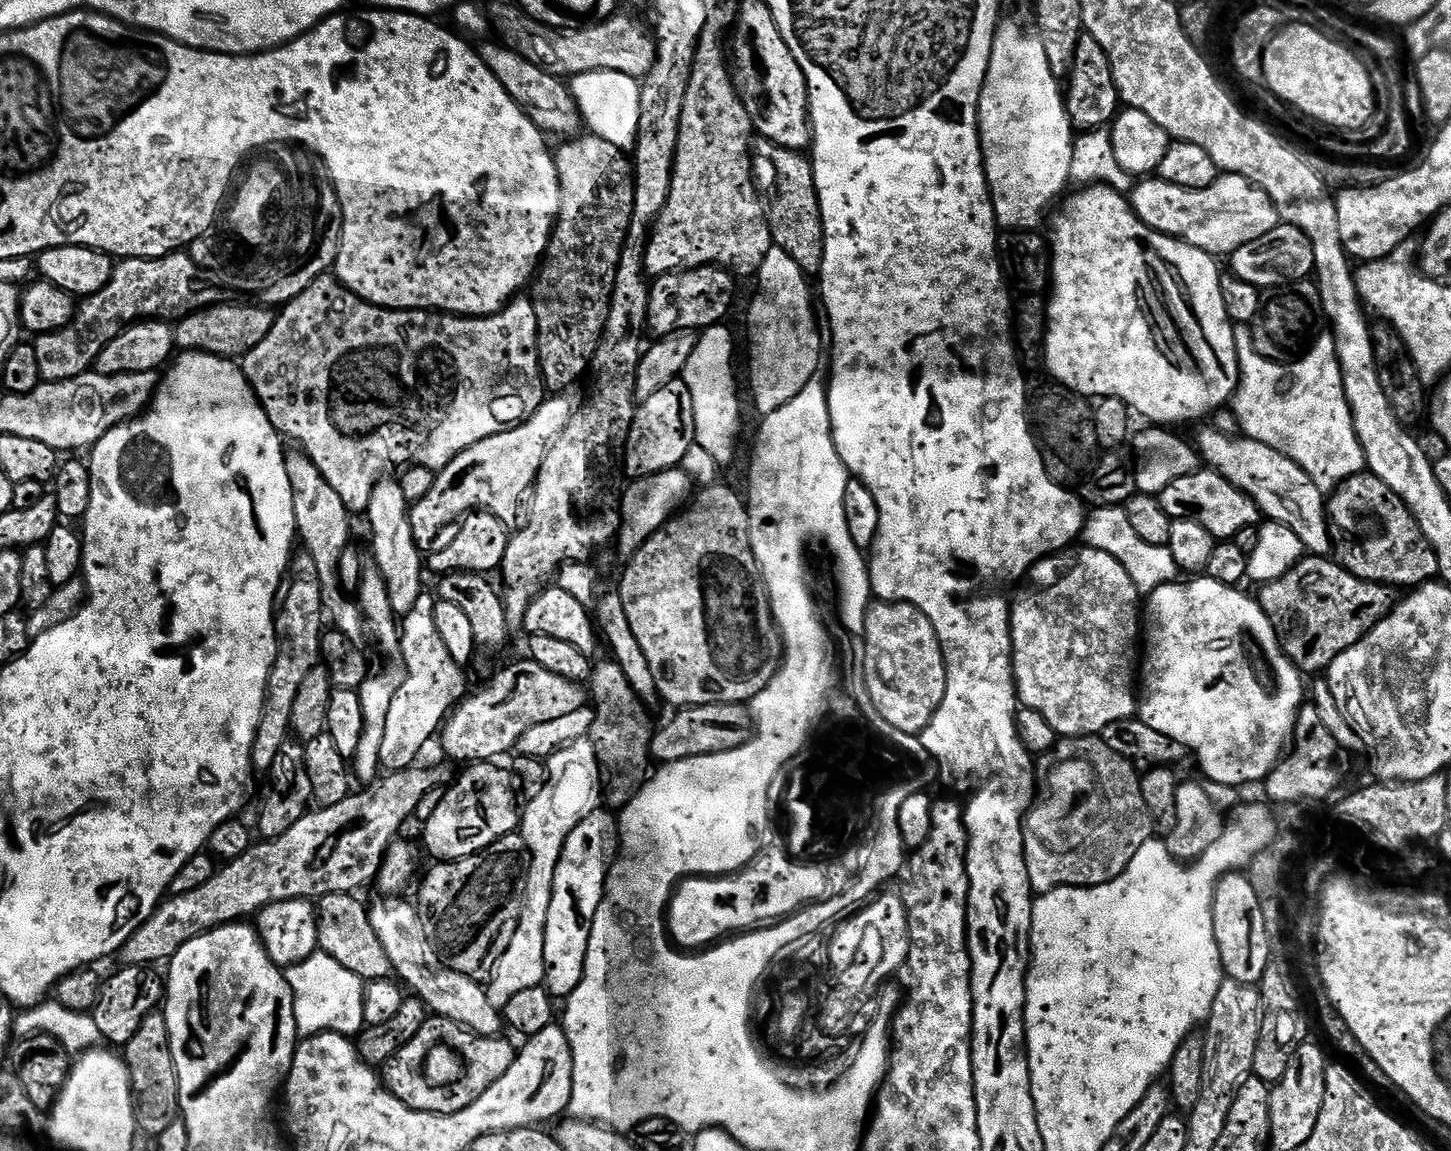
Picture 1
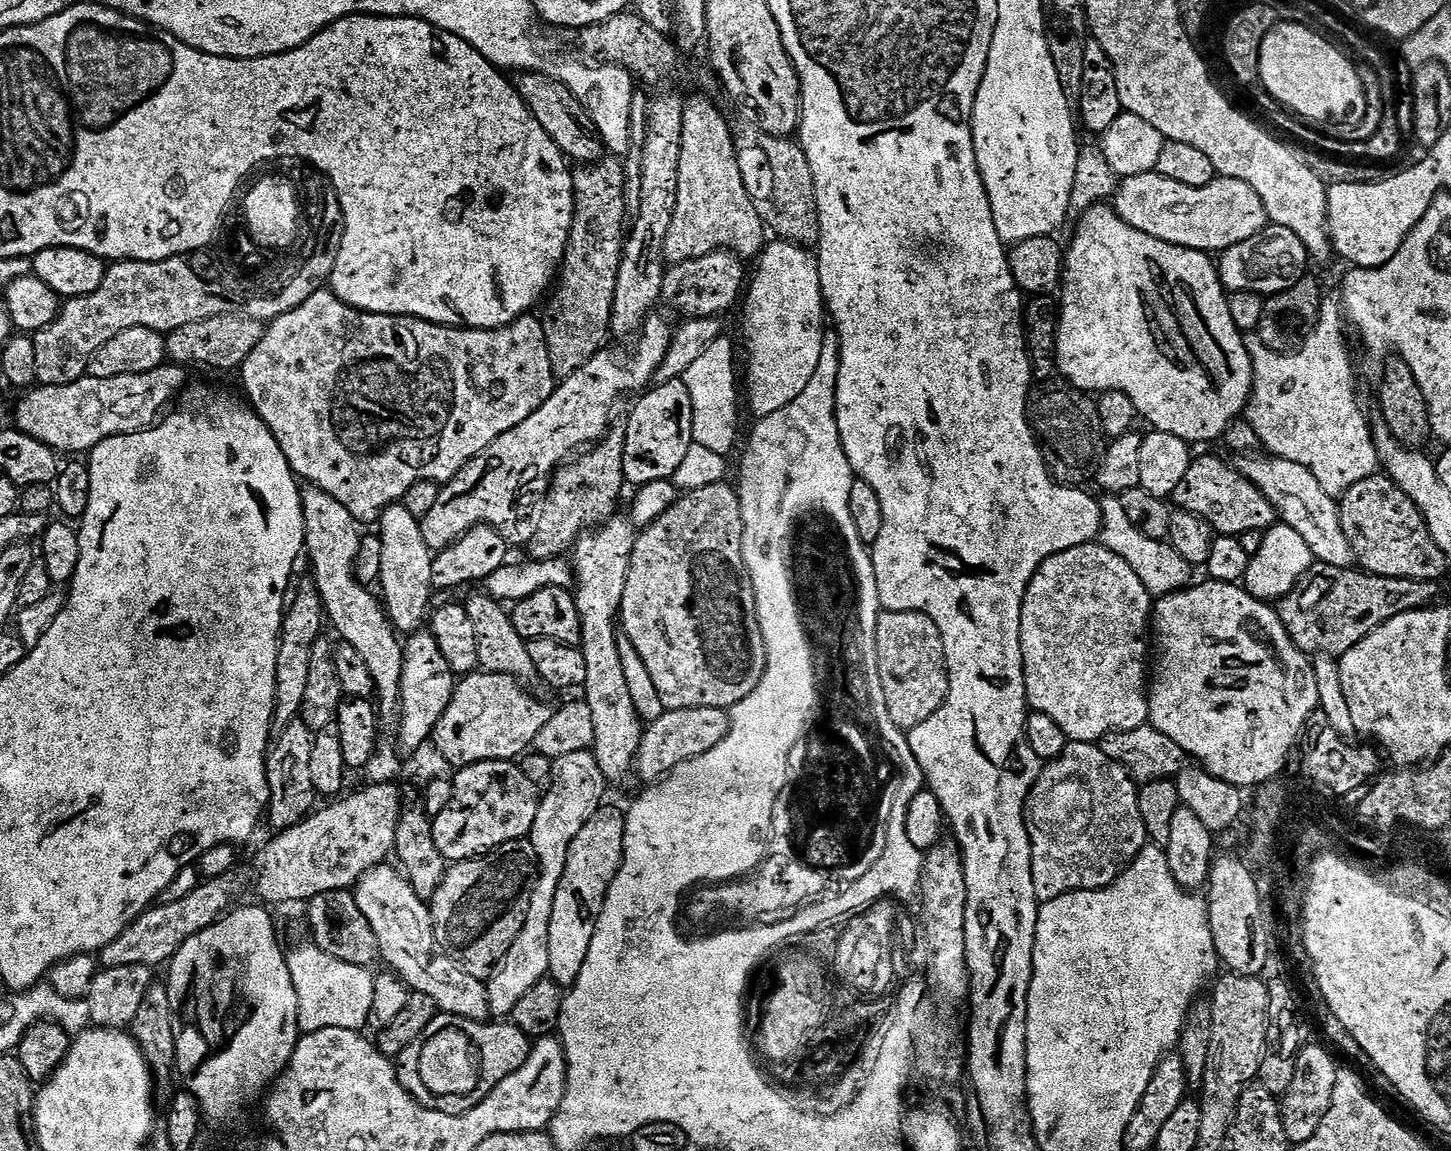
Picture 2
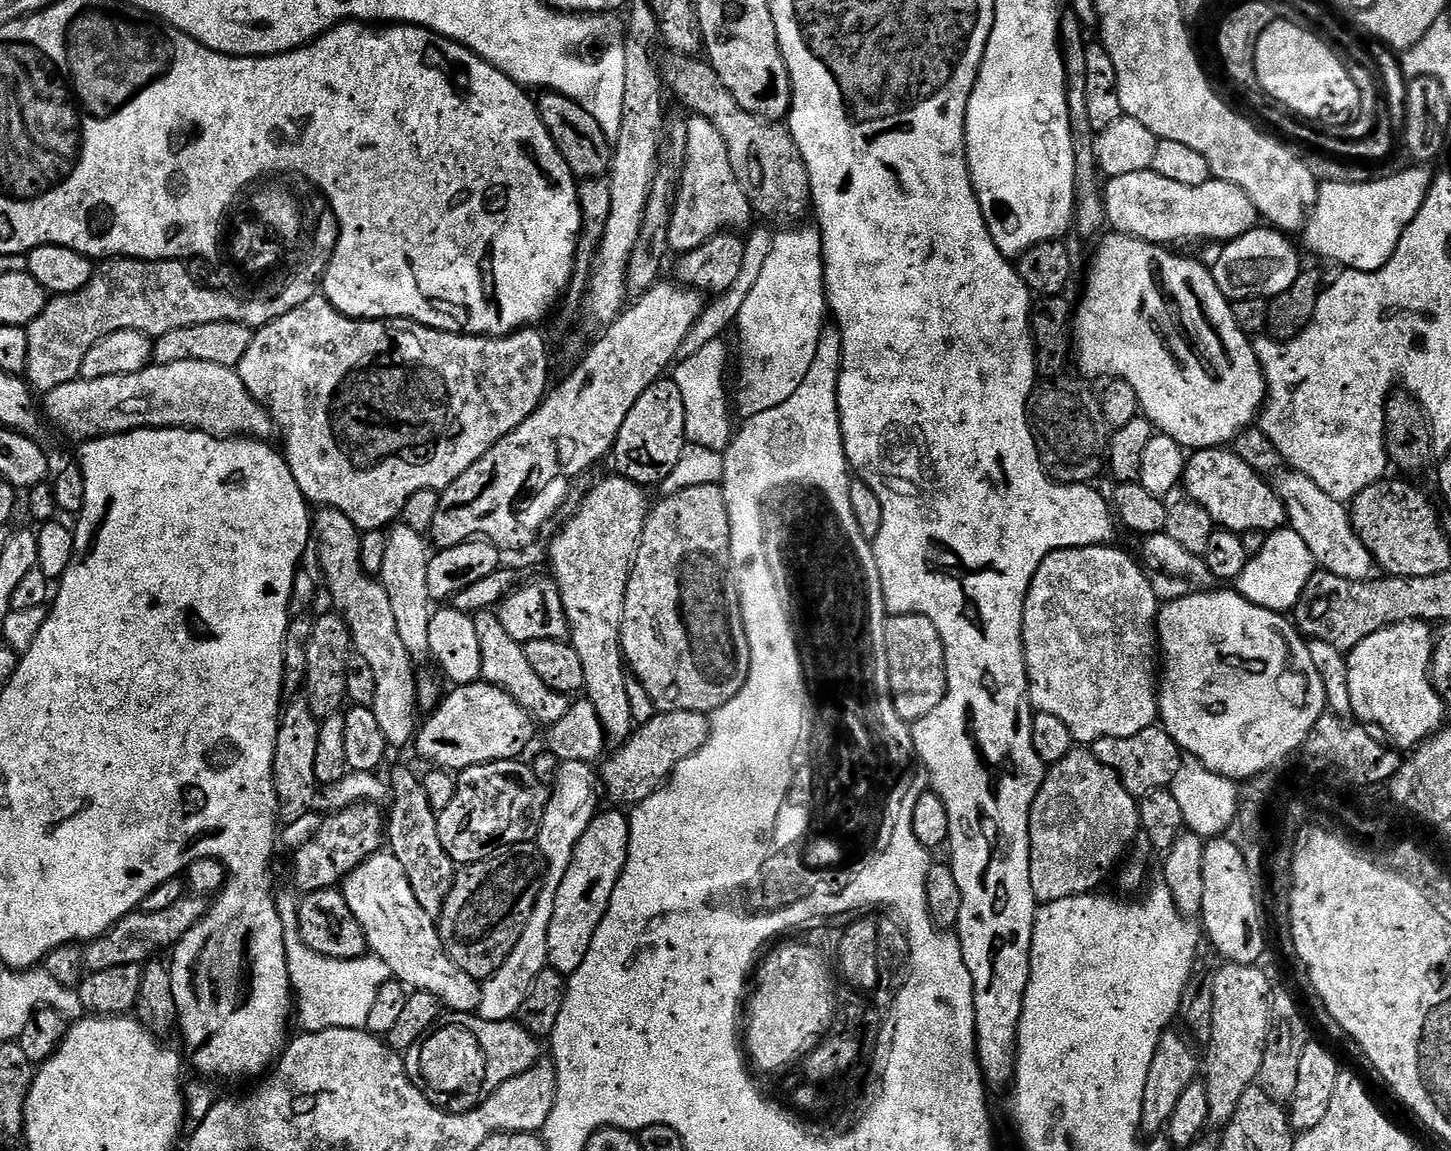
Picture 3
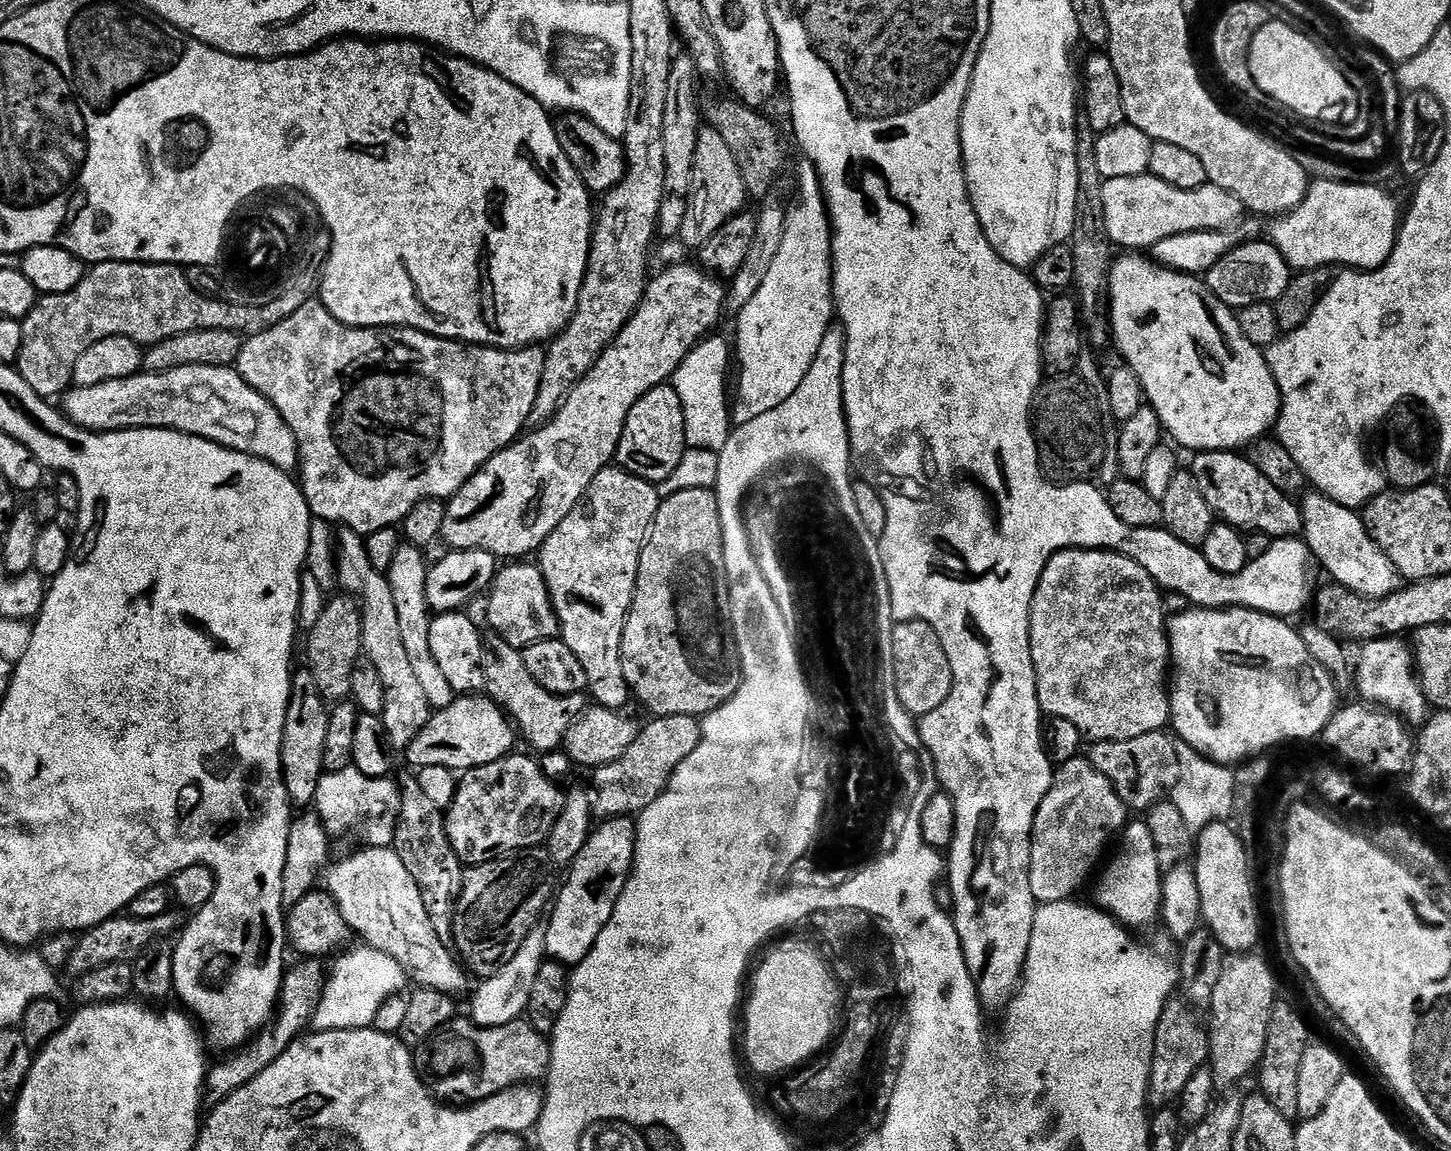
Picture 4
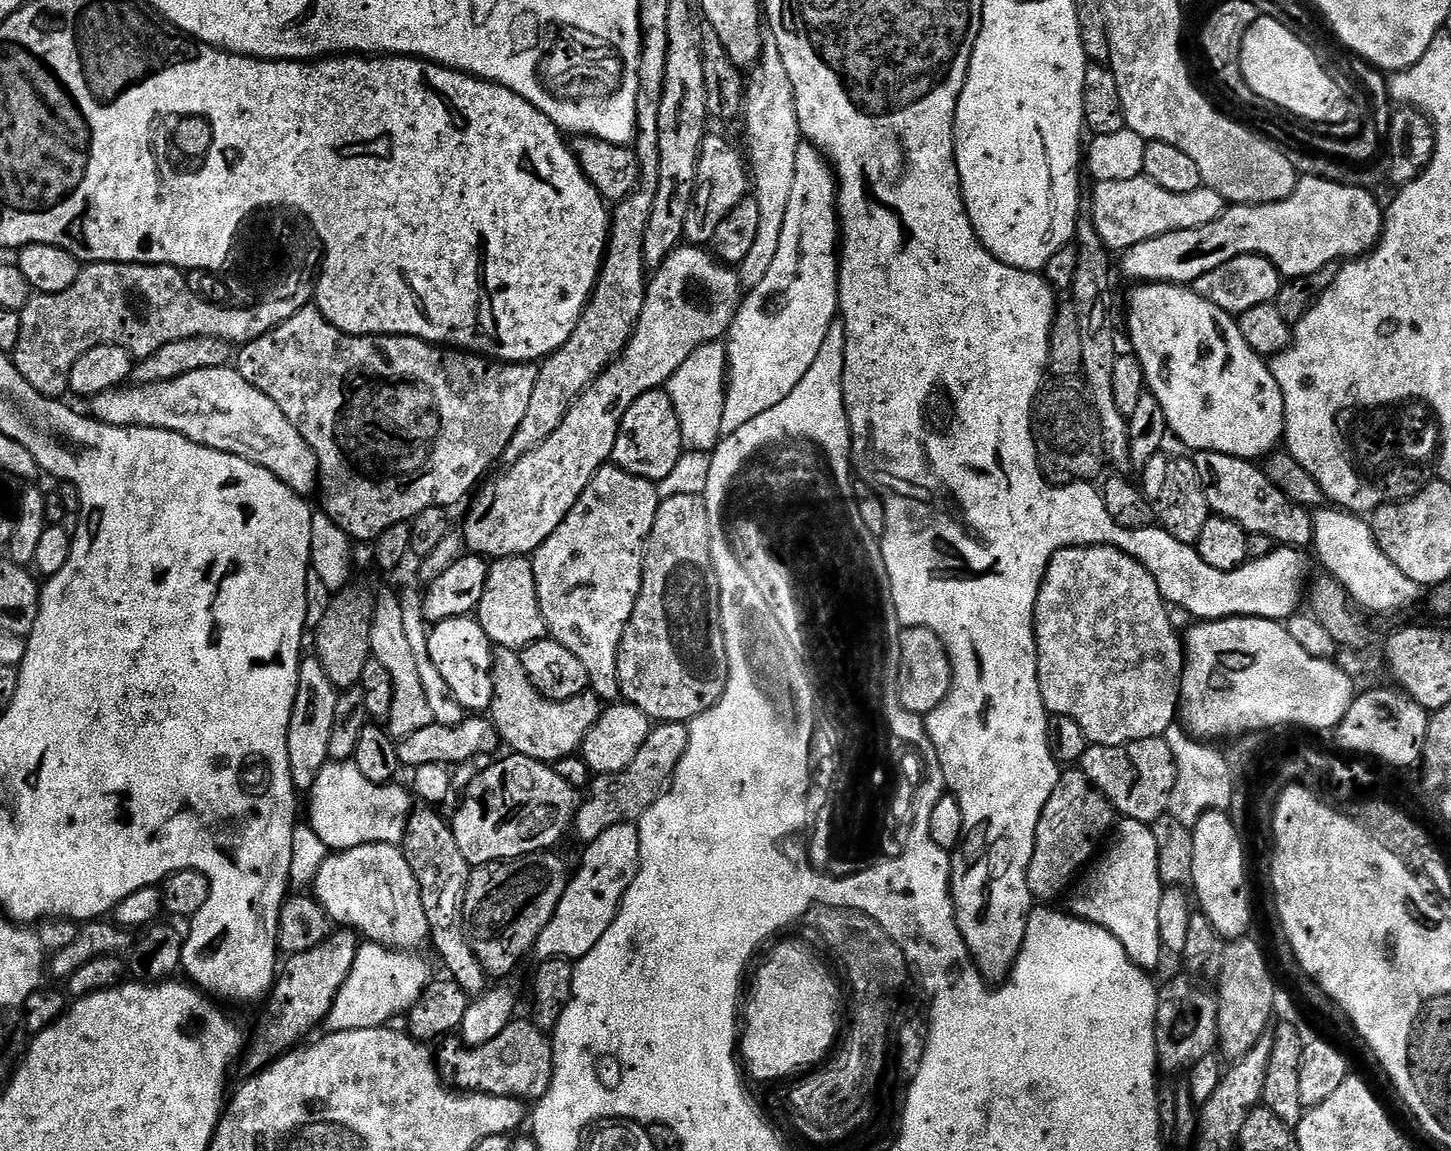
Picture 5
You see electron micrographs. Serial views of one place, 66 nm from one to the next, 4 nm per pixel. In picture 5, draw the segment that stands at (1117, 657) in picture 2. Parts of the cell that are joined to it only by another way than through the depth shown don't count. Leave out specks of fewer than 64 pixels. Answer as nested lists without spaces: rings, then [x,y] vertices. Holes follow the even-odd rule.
[[[1103,546],[1062,548],[1055,552],[1038,590],[1034,626],[1036,627],[1038,686],[1042,694],[1042,702],[1051,715],[1074,718],[1074,722],[1078,722],[1078,726],[1082,726],[1089,742],[1102,746],[1122,746],[1135,740],[1145,740],[1155,736],[1163,737],[1167,728],[1177,723],[1180,706],[1180,679],[1184,673],[1182,640],[1172,629],[1167,604],[1164,603],[1162,594],[1158,590],[1158,582],[1154,582],[1154,578],[1137,560],[1122,554],[1122,550]]]

